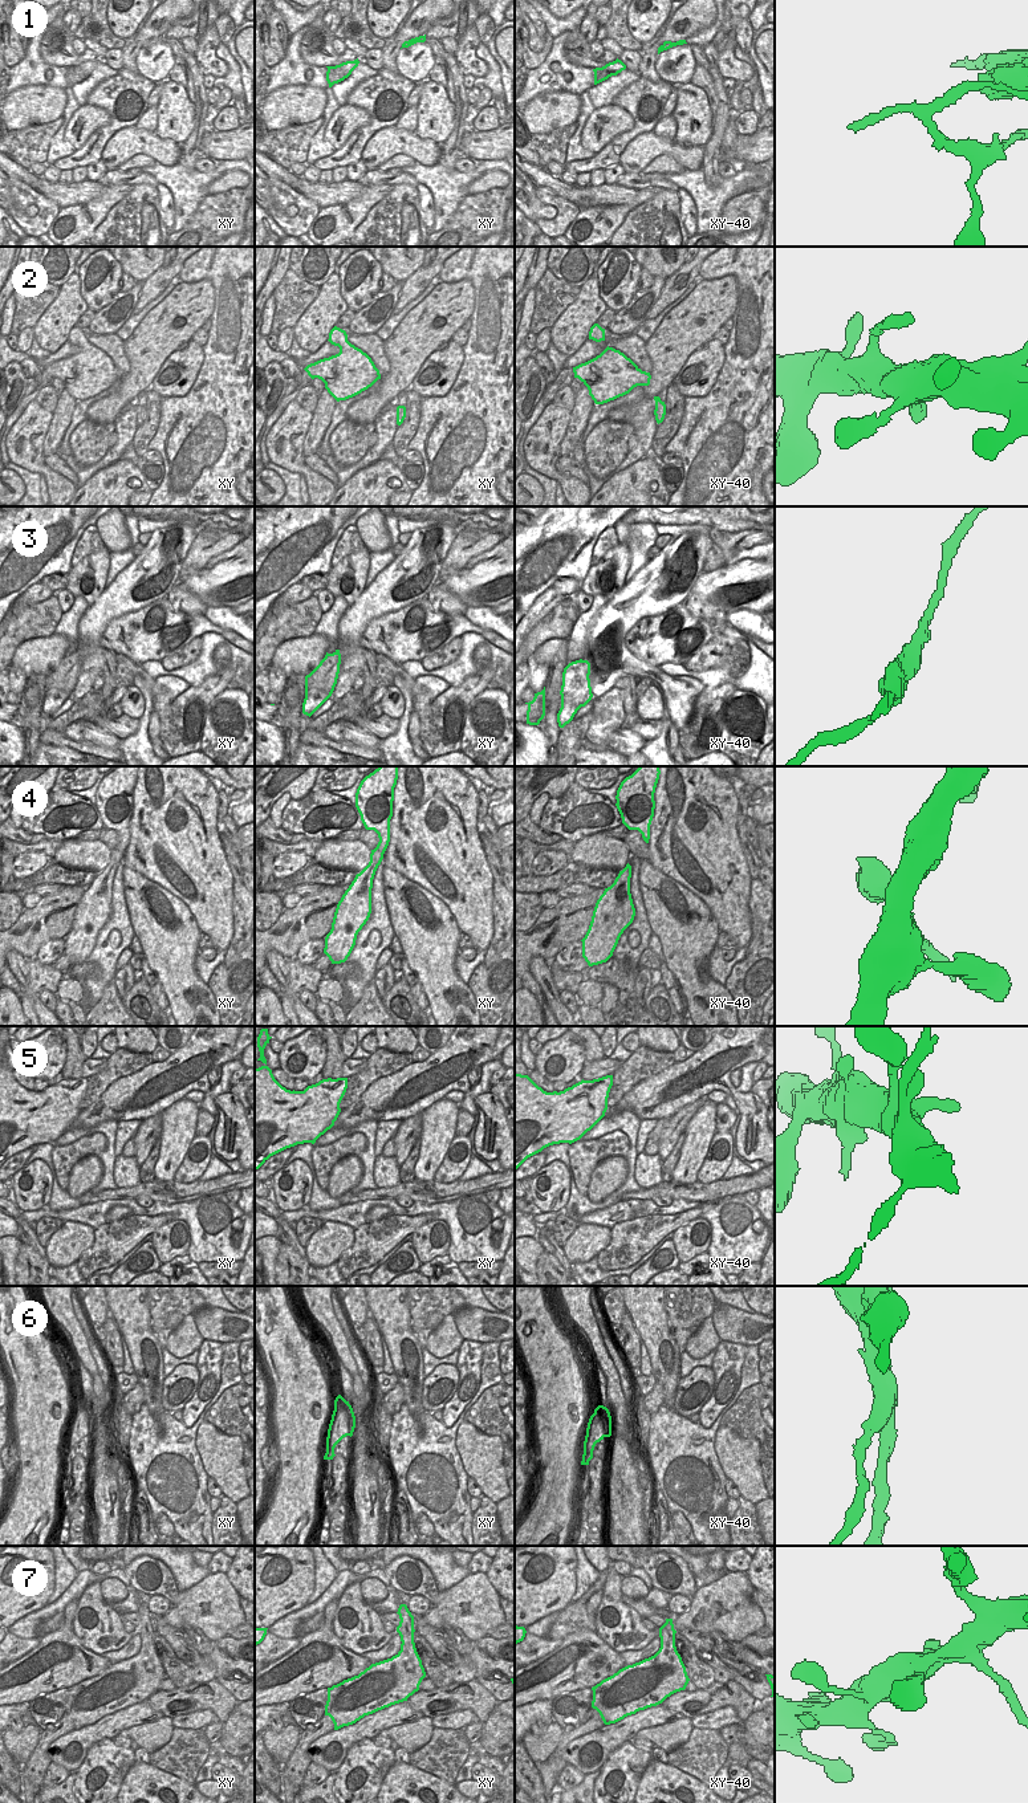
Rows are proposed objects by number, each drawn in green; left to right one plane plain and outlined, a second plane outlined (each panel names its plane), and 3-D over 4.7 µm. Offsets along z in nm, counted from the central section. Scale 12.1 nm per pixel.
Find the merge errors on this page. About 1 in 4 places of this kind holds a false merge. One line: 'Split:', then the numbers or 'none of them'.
Split: 1, 3, 6

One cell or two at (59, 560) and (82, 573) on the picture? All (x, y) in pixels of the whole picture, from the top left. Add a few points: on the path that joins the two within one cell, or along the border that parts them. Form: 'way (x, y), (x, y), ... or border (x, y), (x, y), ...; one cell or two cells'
border (73, 566), (66, 574); two cells

